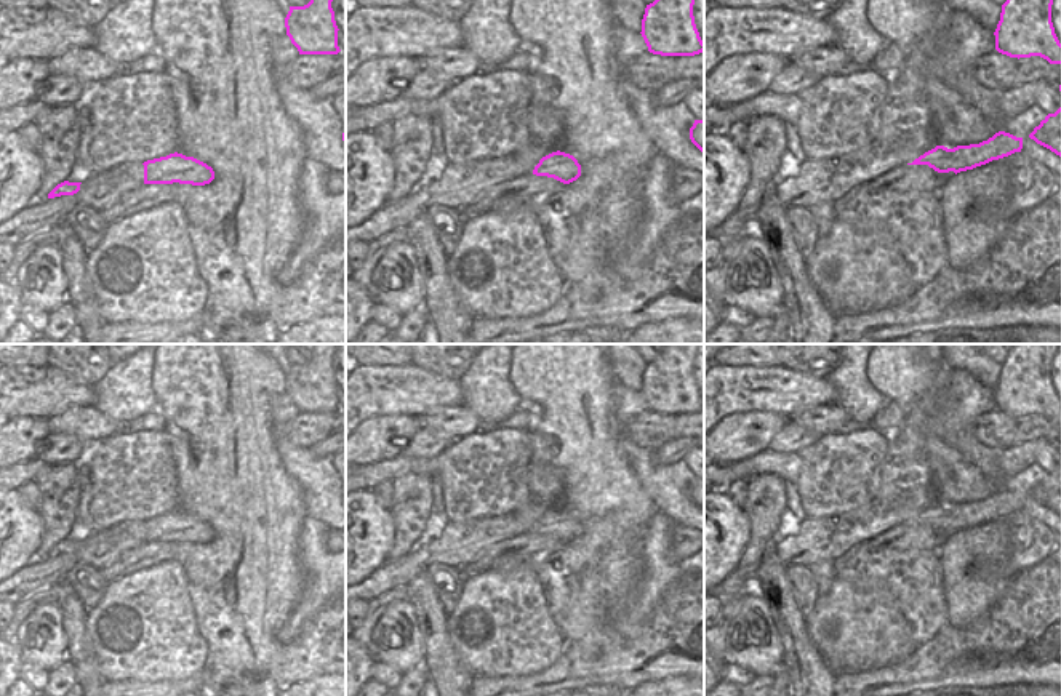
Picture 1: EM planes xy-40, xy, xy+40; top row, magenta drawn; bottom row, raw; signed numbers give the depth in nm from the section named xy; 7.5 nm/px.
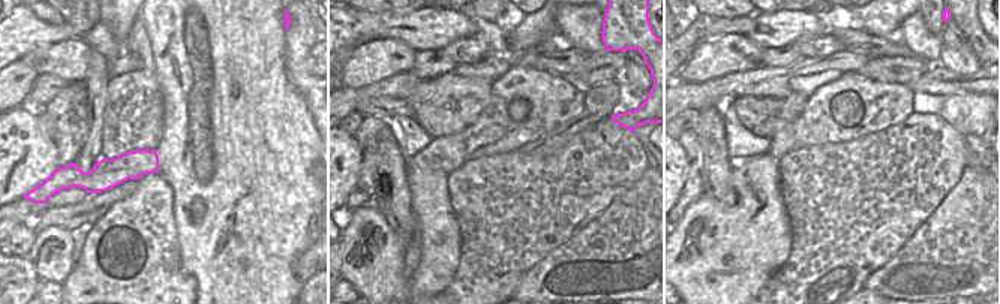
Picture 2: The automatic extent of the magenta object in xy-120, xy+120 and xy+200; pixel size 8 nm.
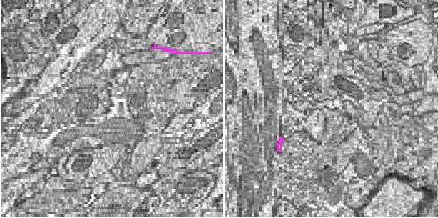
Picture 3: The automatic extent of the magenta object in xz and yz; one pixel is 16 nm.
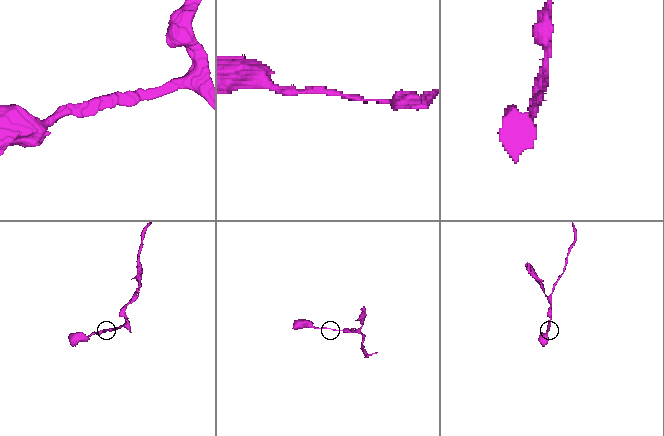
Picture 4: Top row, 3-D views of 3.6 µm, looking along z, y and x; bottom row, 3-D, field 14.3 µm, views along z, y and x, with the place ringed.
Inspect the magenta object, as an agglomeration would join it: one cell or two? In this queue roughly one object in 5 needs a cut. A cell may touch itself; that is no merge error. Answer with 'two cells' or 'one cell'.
one cell

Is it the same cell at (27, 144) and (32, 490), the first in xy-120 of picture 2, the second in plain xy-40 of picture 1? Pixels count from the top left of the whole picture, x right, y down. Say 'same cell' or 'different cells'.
different cells

